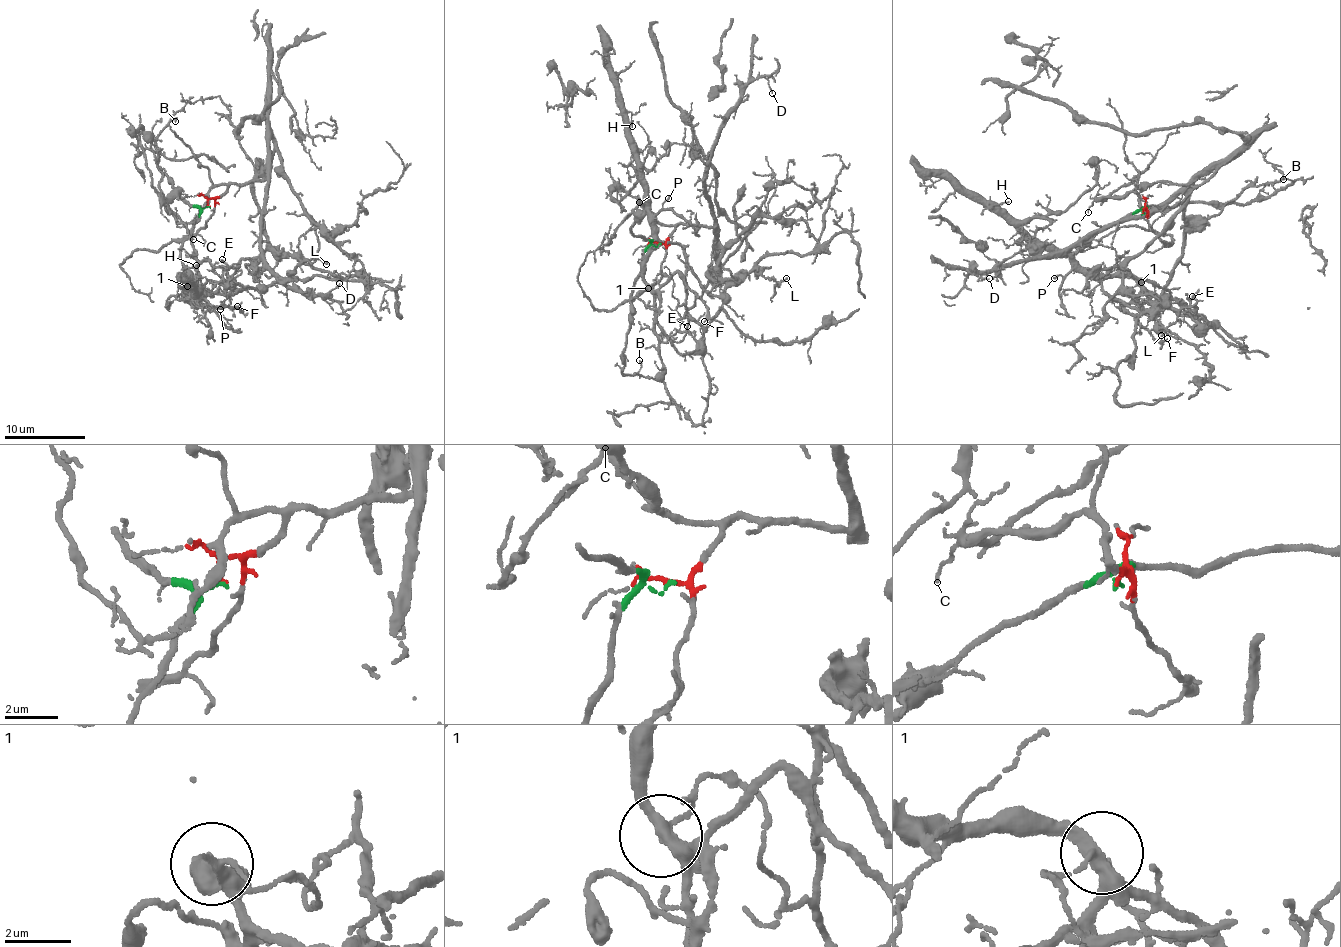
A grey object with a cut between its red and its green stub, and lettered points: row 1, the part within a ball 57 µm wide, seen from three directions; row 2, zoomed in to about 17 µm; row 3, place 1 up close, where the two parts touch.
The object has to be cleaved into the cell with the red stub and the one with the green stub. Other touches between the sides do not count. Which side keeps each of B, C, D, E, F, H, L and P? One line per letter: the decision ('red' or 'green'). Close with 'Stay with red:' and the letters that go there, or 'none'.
B: green
C: red
D: red
E: green
F: green
H: green
L: red
P: green
Stay with red: C, D, L

